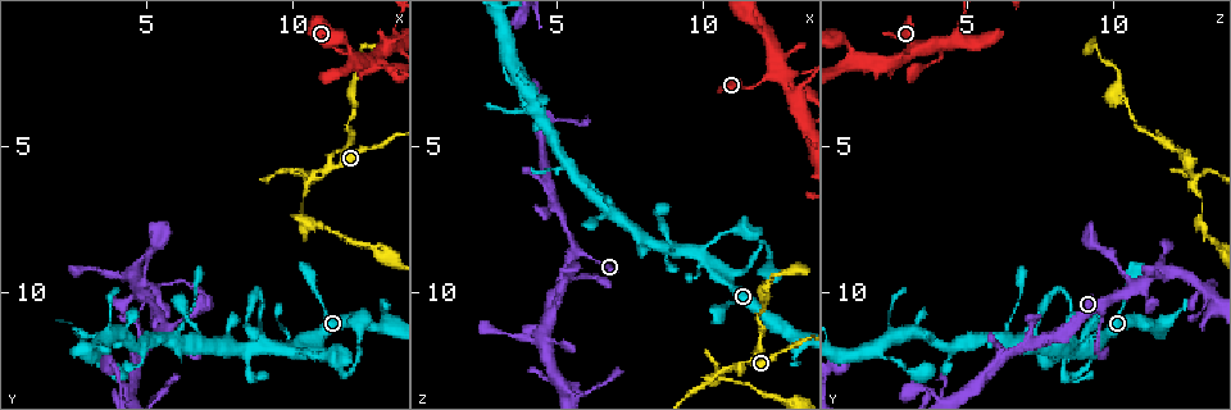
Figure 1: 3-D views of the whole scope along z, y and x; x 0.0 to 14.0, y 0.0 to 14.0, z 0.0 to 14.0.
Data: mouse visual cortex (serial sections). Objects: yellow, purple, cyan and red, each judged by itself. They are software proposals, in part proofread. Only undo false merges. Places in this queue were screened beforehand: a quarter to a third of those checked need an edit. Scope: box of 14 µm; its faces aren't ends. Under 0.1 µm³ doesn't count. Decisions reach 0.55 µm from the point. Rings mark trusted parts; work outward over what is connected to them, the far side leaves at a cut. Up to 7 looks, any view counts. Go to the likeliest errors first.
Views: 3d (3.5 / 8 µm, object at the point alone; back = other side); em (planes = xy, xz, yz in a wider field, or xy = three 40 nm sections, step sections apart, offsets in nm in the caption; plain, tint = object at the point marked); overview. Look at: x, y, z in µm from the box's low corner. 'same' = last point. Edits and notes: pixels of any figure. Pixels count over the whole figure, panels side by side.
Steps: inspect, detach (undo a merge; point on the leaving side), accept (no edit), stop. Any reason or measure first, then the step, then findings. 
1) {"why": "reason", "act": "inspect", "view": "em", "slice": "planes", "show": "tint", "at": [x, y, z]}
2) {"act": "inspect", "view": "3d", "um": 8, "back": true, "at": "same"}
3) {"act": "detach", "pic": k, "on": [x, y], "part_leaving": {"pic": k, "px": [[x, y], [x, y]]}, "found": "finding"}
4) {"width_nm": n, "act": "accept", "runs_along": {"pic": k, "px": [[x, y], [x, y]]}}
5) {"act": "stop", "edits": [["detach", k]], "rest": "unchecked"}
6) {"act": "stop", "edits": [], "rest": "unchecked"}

{"why": "three-way junction", "act": "inspect", "view": "3d", "um": 3.5, "at": [10.6, 6.0, 12.7]}

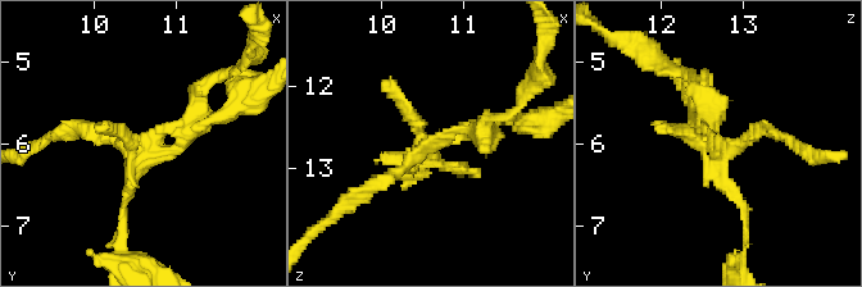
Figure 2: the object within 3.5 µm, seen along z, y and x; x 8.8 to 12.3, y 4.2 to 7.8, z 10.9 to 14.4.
{"act": "inspect", "view": "em", "slice": "planes", "show": "tint", "at": [10.65, 6.10, 12.70]}

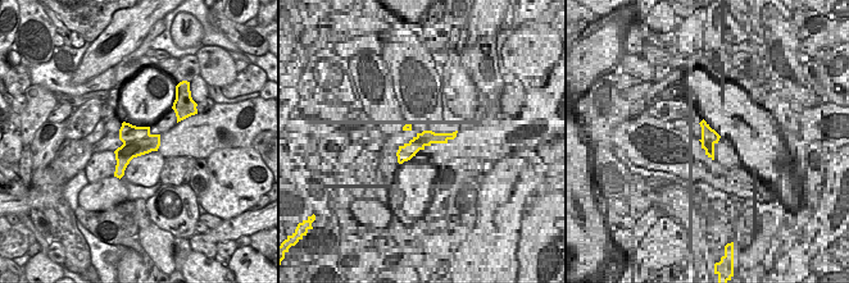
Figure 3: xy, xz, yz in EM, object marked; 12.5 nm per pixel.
{"act": "detach", "pic": 2, "on": [119, 130], "border": {"pic": 3, "px": [[149, 133], [145, 137], [123, 142]]}, "found": "two cells meet here"}

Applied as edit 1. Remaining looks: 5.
{"why": "side arm on a straight run", "act": "inspect", "view": "3d", "um": 3.5, "at": [9.0, 11.8, 8.6]}

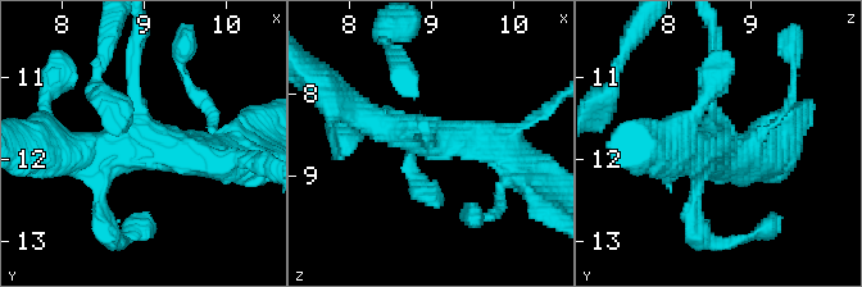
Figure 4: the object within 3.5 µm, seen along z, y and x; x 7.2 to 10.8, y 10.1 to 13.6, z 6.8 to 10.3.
{"act": "inspect", "view": "em", "slice": "planes", "show": "tint", "at": "same"}

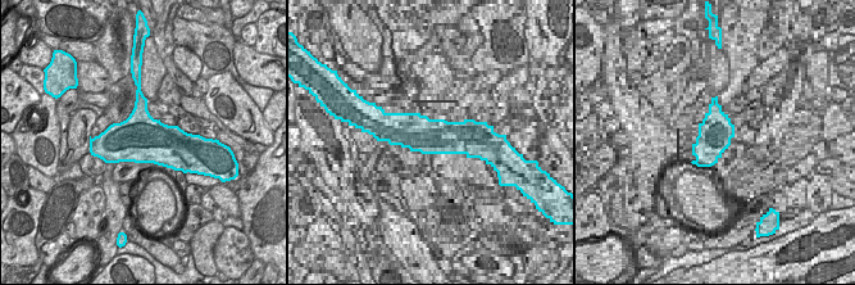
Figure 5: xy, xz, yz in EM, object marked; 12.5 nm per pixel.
{"act": "accept", "runs_along": {"pic": 4, "px": [[509, 154], [348, 105]]}, "found": "one cell here"}

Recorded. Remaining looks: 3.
{"act": "inspect", "view": "em", "slice": "planes", "show": "tint", "at": [5.7, 11.1, 8.7]}

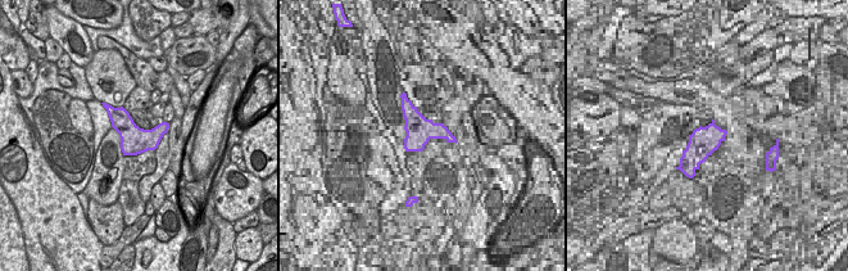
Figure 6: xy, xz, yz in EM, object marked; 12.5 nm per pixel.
{"act": "inspect", "view": "3d", "um": 3.5, "at": "same"}

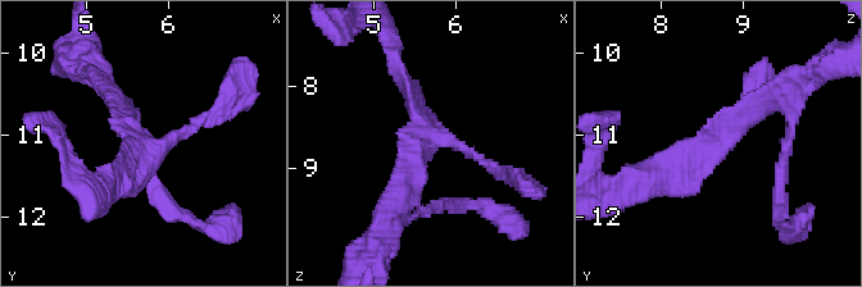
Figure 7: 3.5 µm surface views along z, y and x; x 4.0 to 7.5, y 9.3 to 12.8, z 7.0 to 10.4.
{"act": "accept", "runs_along": {"pic": 7, "px": [[500, 173], [434, 140], [402, 199]]}, "found": "all the same cell"}

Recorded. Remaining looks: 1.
{"act": "stop", "edits": [["detach", 2]], "rest": "unchecked"}

